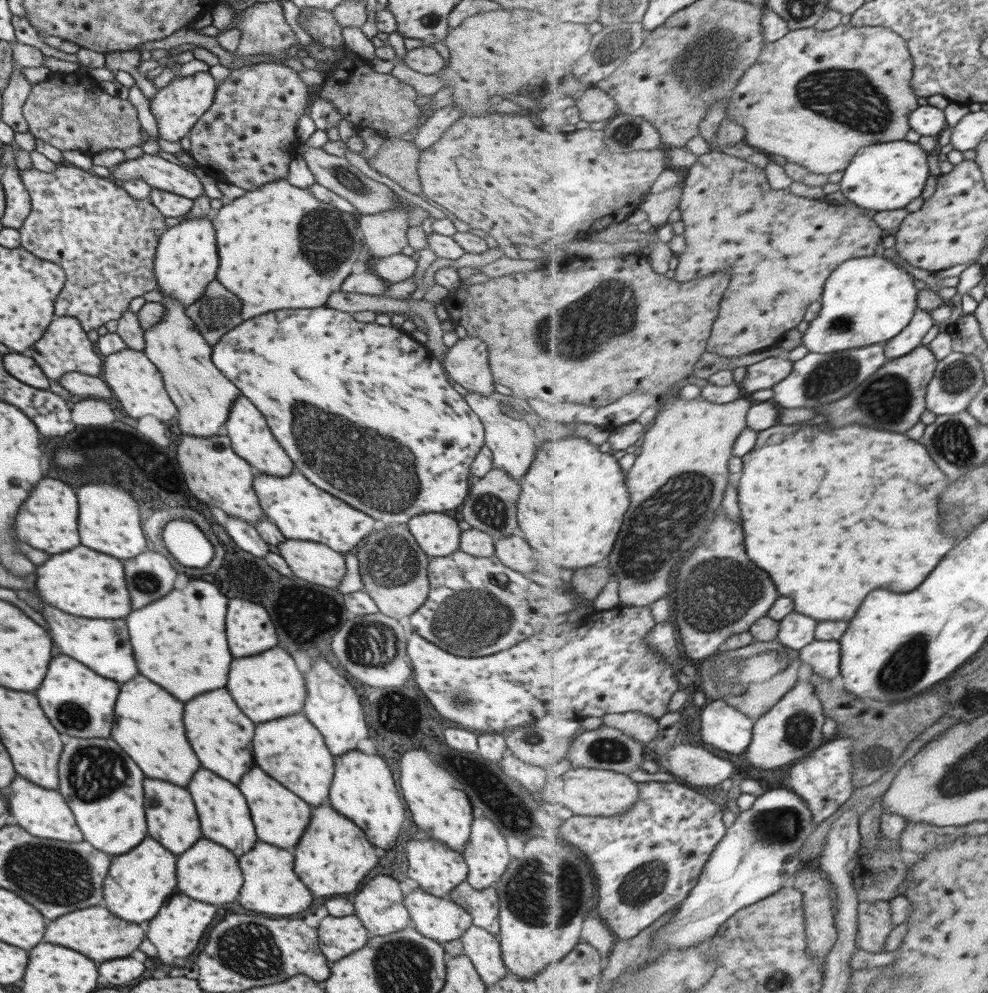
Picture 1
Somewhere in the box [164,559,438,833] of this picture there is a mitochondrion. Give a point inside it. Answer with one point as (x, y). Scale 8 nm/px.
(380, 632)

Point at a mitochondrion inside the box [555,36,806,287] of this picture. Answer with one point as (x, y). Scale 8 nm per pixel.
(624, 132)

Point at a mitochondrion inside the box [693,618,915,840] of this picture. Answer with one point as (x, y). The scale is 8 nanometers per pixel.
(748, 680)

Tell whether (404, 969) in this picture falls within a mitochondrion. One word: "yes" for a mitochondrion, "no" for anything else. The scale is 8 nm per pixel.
yes

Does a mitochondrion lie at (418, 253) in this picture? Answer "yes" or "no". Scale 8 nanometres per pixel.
no

